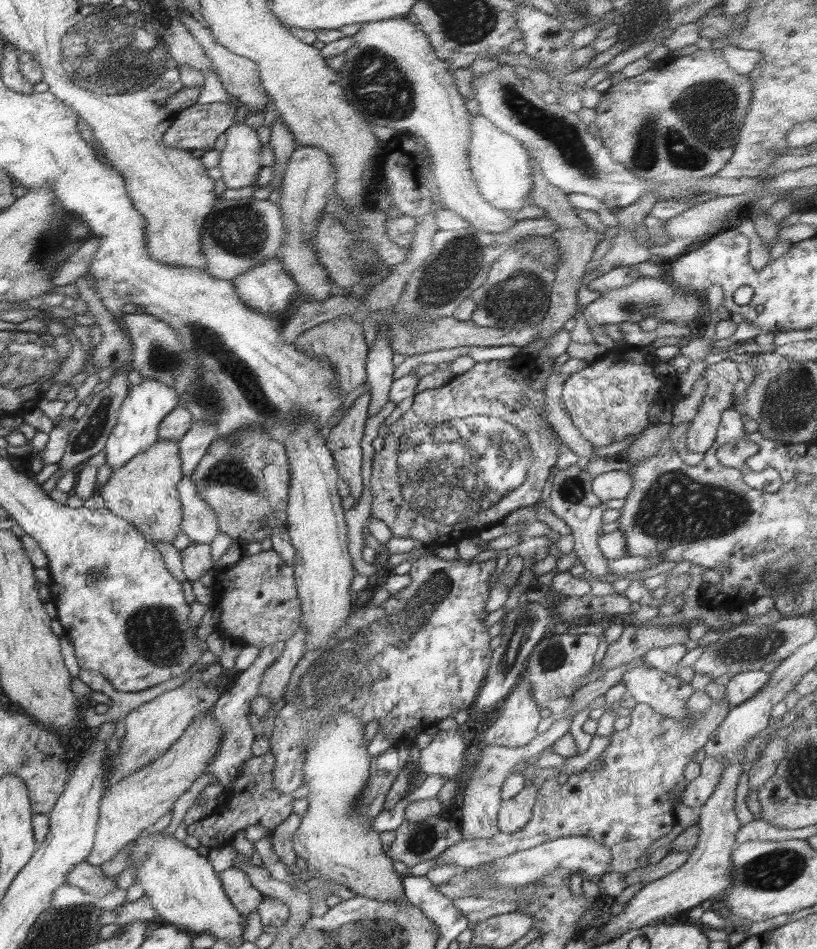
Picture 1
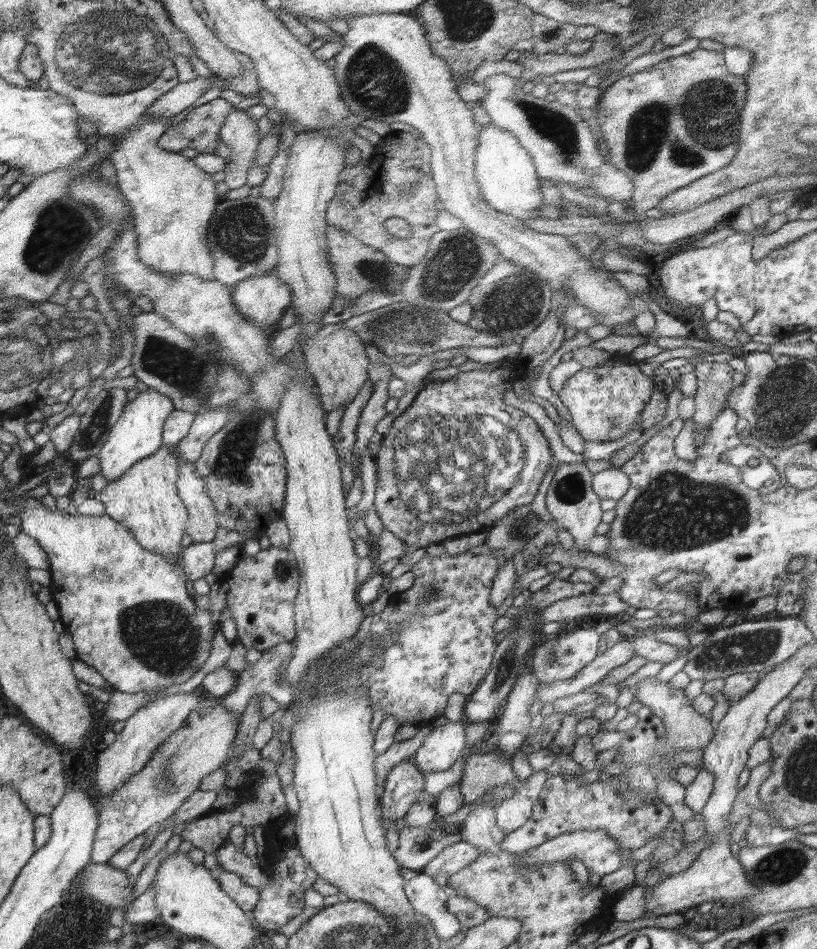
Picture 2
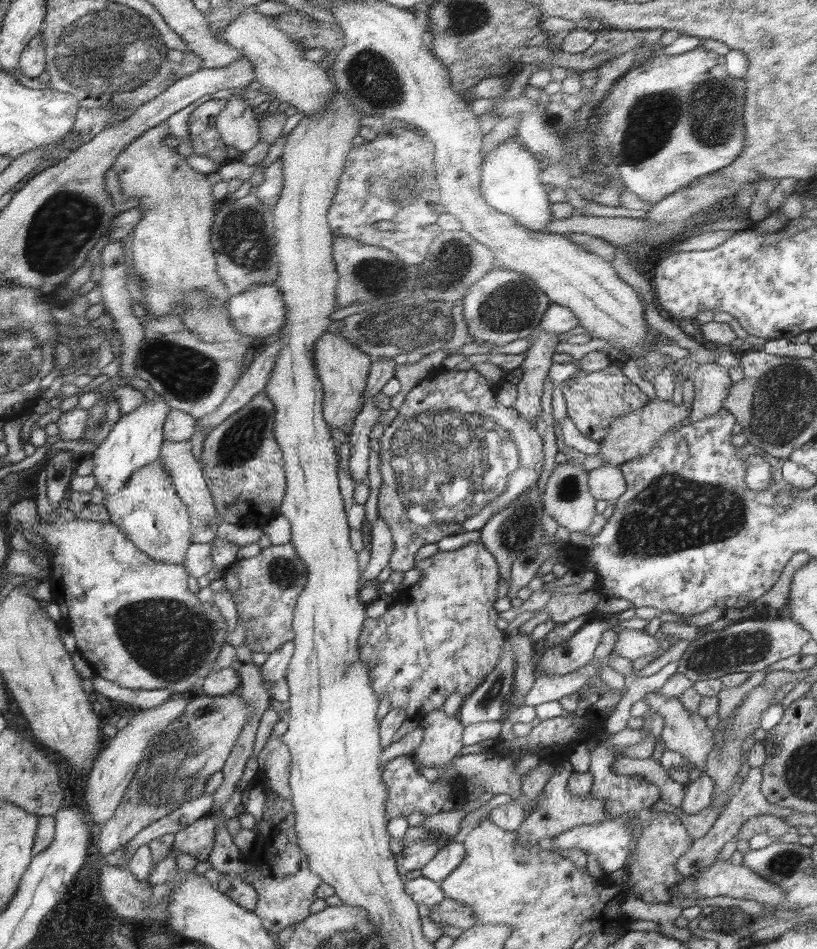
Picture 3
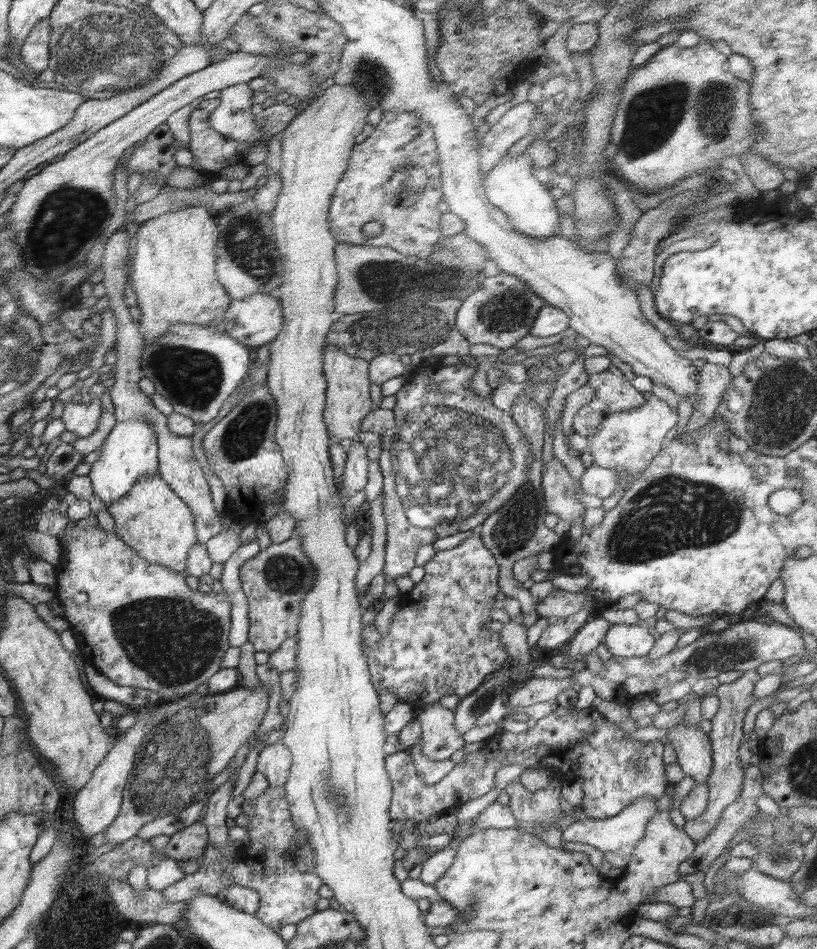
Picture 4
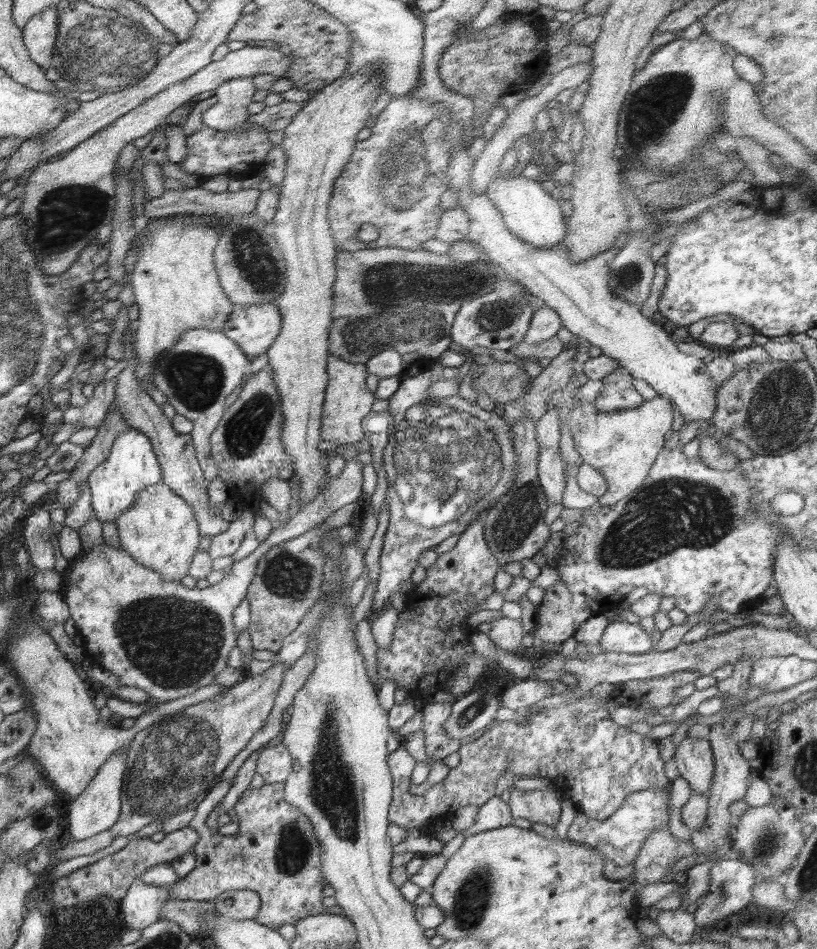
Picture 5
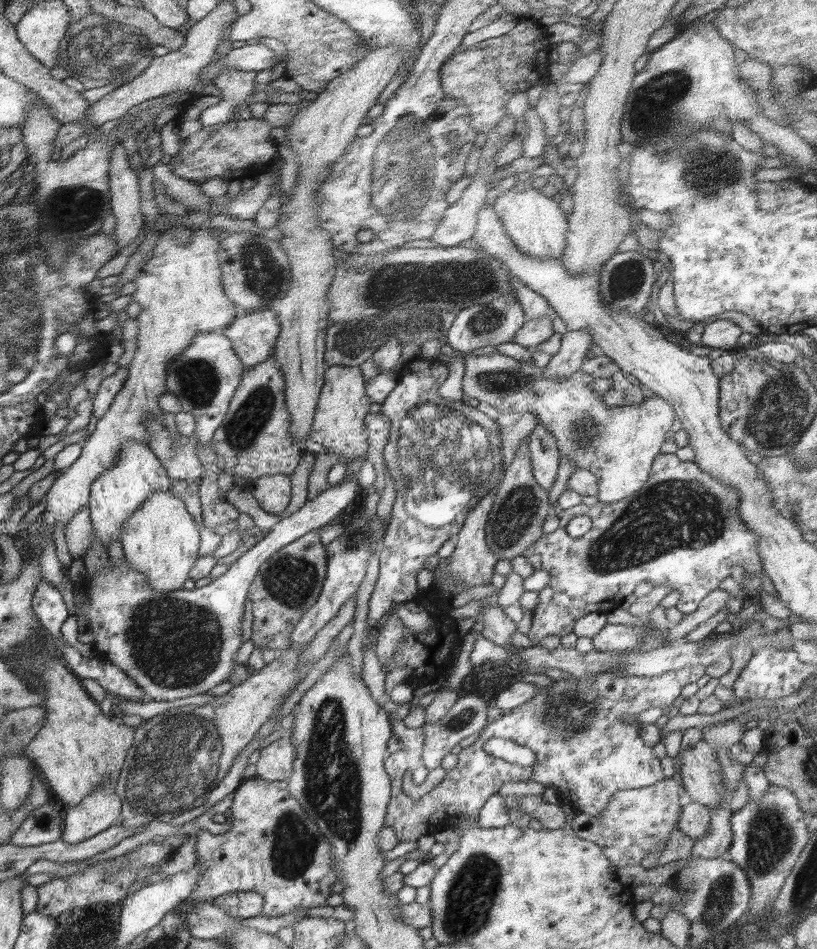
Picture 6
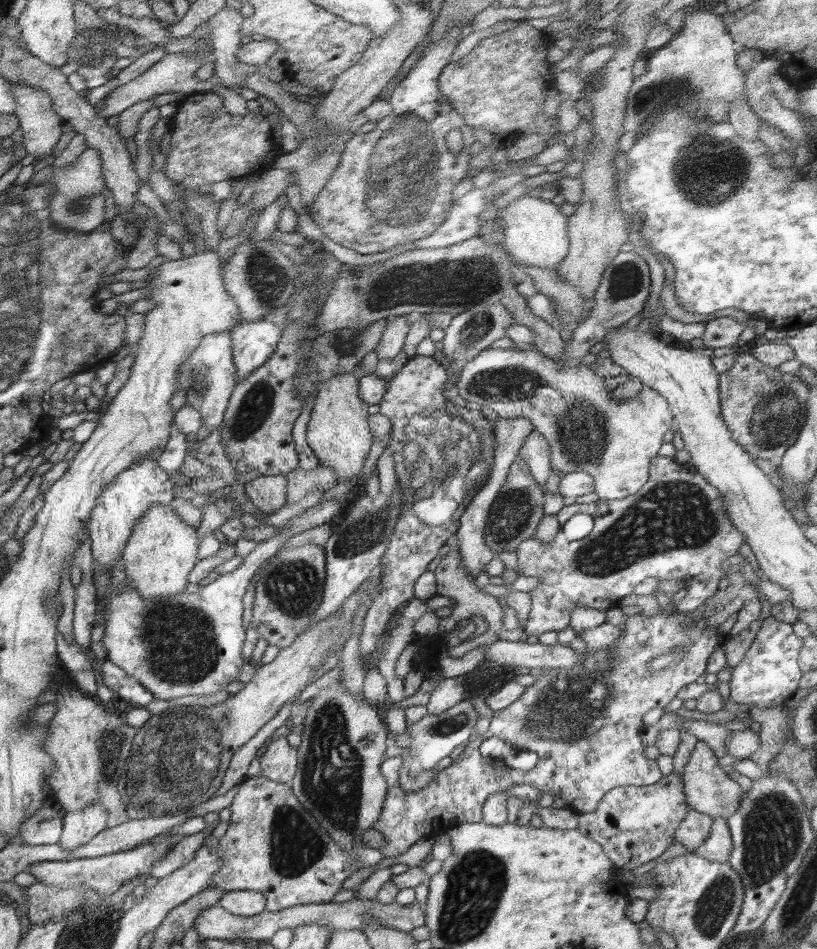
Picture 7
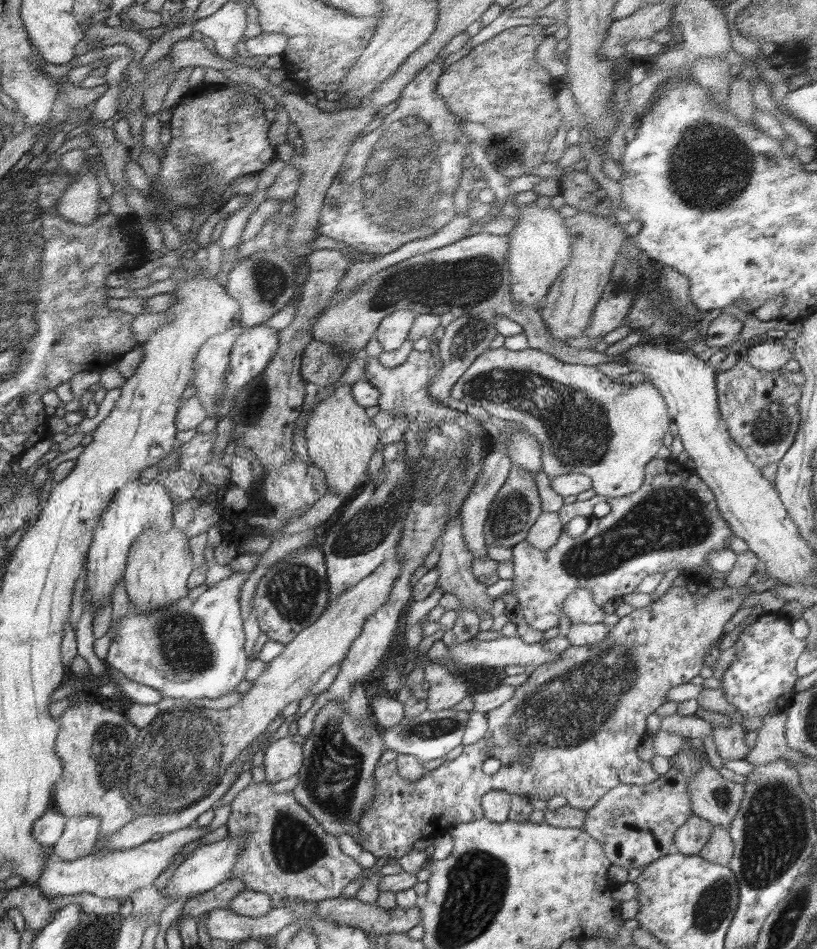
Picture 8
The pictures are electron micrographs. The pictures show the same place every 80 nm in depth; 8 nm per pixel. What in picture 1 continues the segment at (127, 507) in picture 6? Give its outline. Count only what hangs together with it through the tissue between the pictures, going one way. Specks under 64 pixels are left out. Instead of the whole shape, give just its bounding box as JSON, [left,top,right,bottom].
[104,378,178,471]

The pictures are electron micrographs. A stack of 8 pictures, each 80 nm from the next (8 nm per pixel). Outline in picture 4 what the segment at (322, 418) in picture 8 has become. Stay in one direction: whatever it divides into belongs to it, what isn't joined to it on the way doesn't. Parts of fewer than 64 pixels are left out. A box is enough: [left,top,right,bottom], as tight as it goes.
[323,344,375,439]

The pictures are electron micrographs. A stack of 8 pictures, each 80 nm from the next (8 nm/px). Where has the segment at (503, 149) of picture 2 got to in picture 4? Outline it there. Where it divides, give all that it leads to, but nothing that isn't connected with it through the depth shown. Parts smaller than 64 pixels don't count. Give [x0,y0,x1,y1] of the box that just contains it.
[483,153,561,239]

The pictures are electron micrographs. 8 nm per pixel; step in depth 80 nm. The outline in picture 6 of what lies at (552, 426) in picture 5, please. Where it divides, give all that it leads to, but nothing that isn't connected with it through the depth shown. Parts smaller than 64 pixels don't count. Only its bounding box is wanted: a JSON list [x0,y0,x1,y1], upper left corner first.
[528,423,560,492]

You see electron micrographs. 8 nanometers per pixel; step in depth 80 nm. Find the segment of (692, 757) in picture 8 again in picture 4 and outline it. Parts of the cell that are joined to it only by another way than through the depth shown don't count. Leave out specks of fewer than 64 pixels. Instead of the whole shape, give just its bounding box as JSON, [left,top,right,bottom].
[561,798,658,868]

